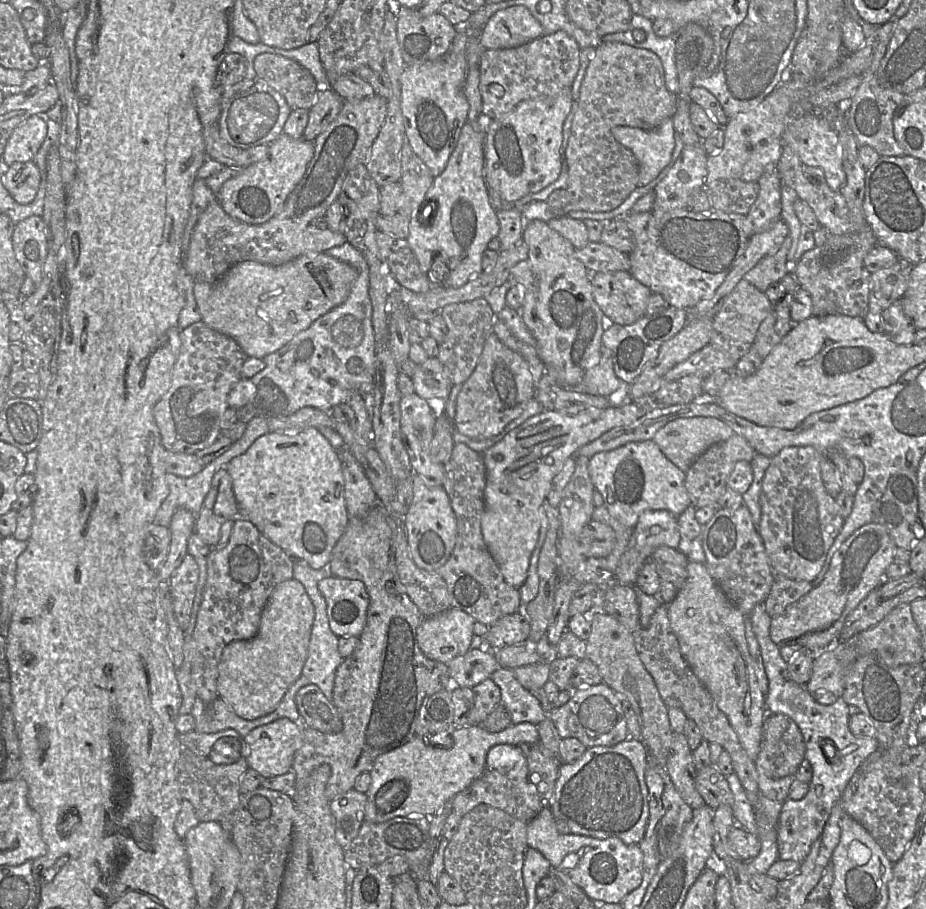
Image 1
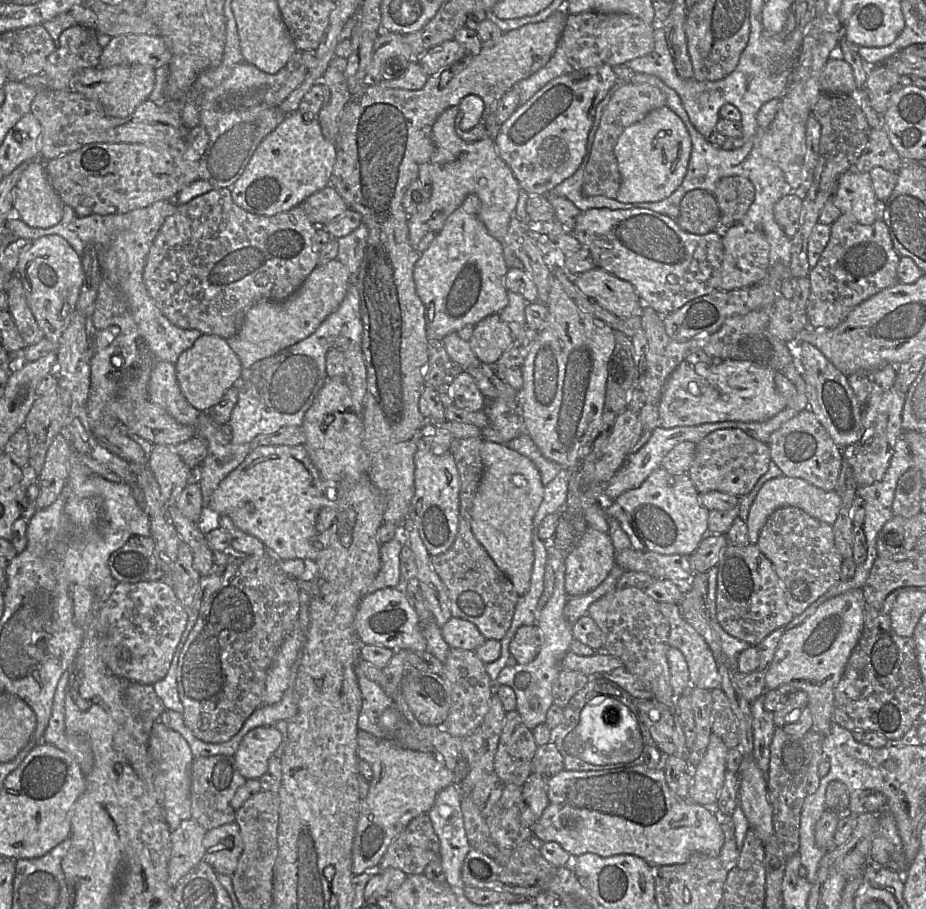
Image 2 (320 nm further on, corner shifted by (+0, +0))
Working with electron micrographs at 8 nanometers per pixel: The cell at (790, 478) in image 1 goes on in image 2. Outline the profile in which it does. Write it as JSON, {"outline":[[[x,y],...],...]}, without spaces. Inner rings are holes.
{"outline":[[[786,506],[775,510],[761,529],[756,545],[771,561],[794,616],[801,615],[841,579],[844,559],[835,546],[832,525],[808,515],[798,507]]]}

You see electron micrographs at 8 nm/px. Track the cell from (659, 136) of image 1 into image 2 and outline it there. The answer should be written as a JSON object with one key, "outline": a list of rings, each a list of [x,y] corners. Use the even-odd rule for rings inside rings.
{"outline":[[[668,106],[649,112],[642,120],[627,127],[618,138],[614,147],[621,185],[616,199],[626,204],[658,202],[671,196],[686,176],[692,151],[692,141],[681,118]]]}

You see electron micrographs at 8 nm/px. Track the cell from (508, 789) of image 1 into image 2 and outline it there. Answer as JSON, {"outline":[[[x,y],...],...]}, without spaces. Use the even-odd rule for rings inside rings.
{"outline":[[[506,712],[494,756],[494,772],[504,784],[522,787],[532,773],[532,760],[538,747],[519,713]]]}

